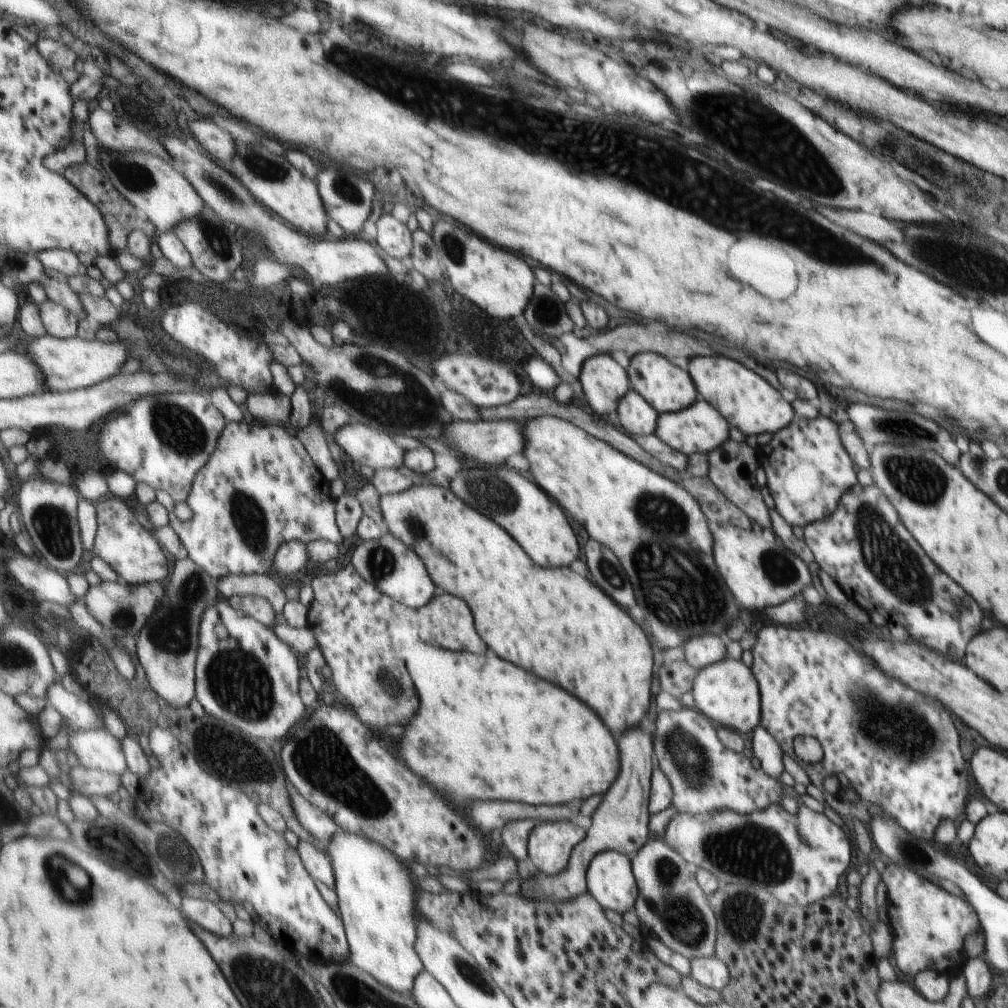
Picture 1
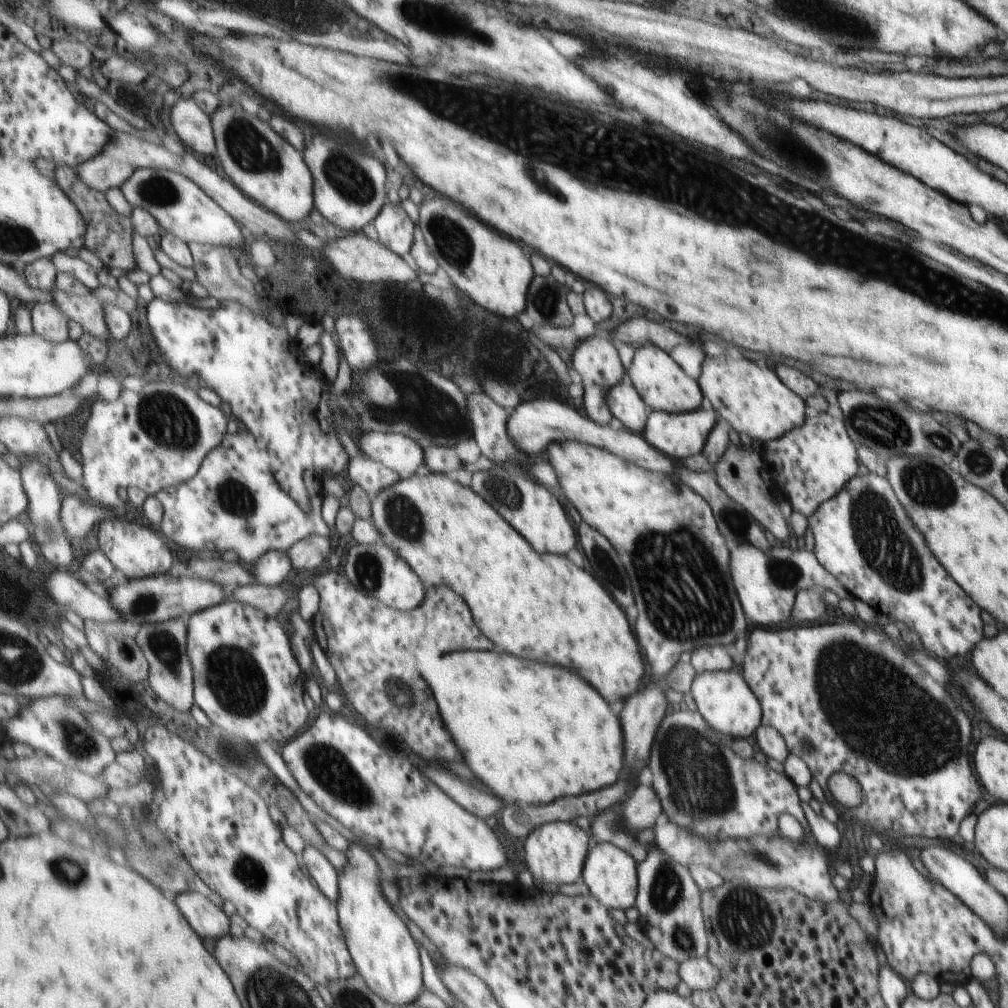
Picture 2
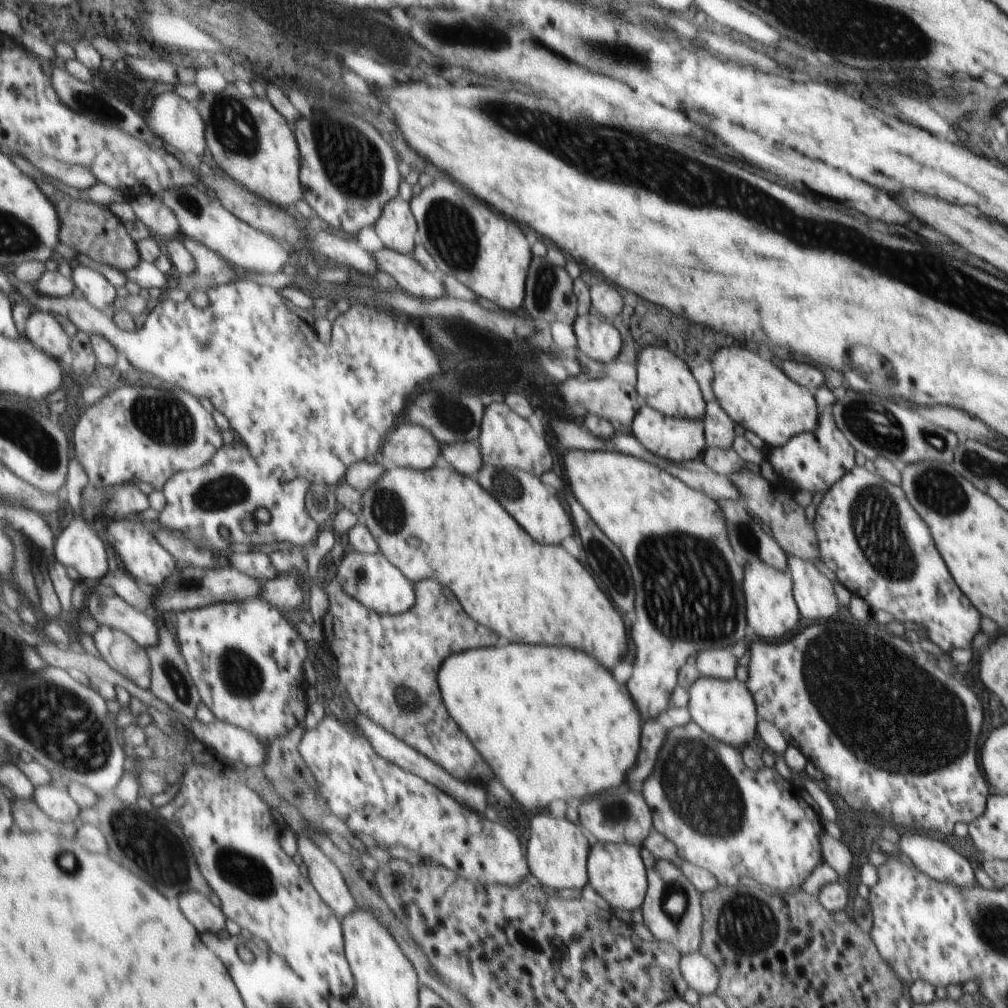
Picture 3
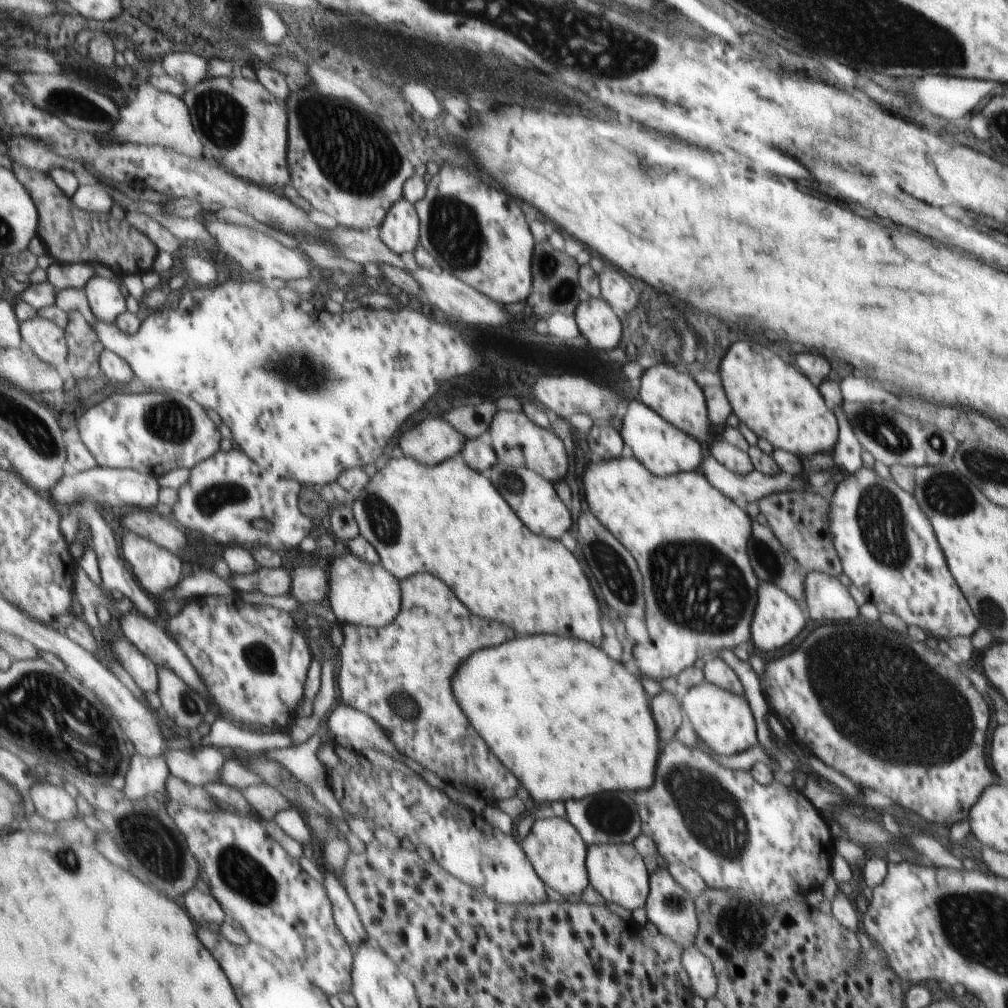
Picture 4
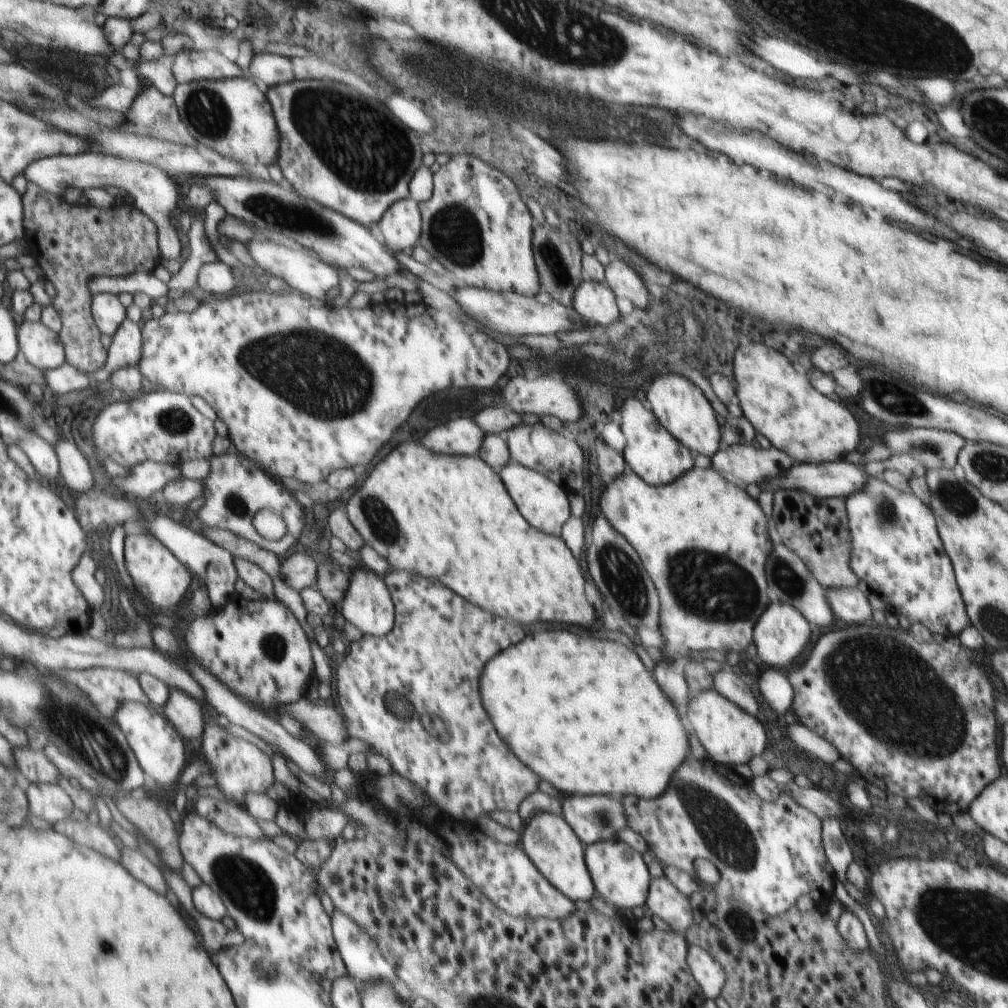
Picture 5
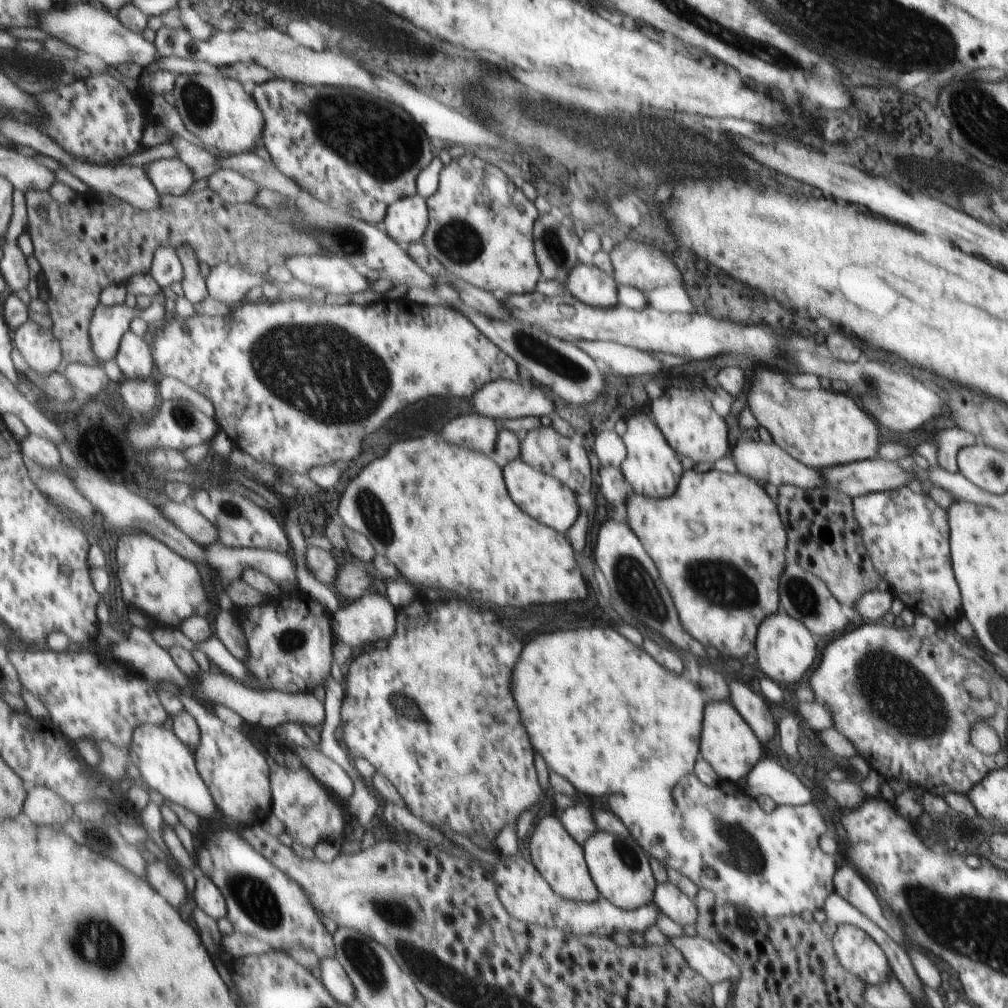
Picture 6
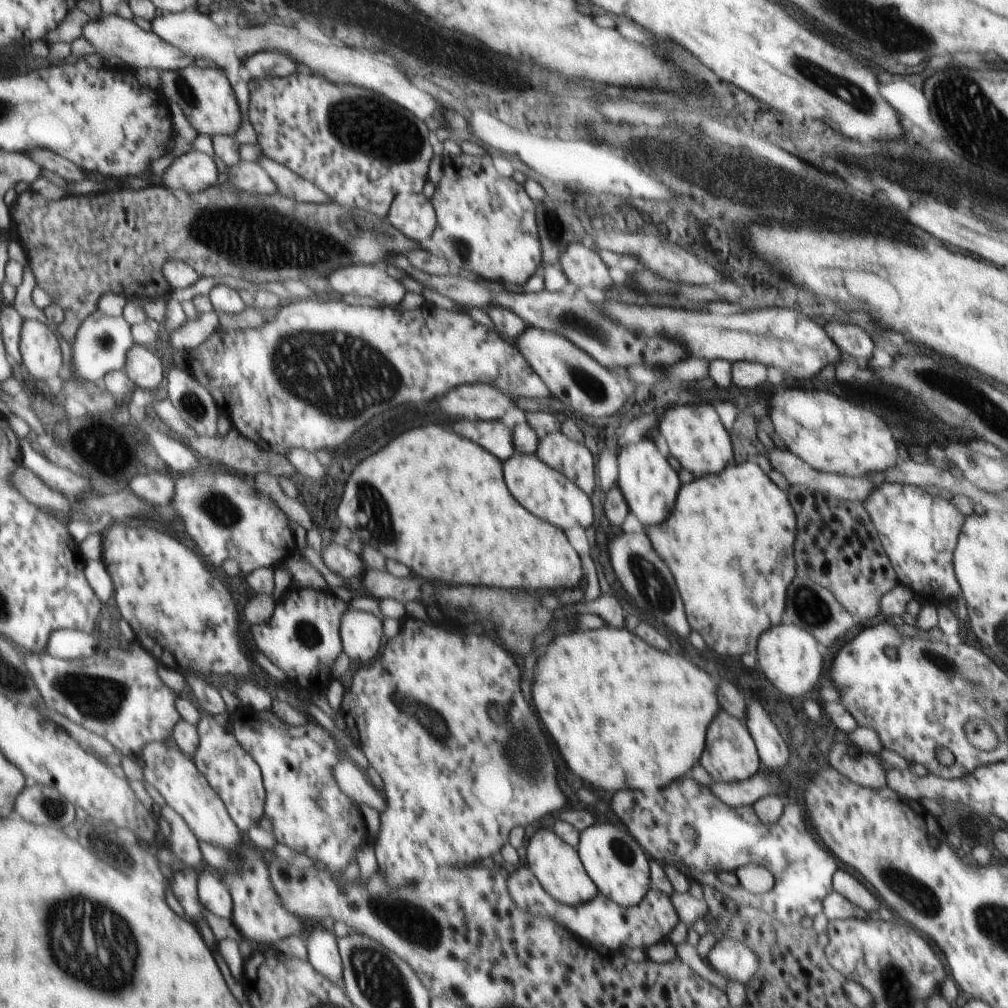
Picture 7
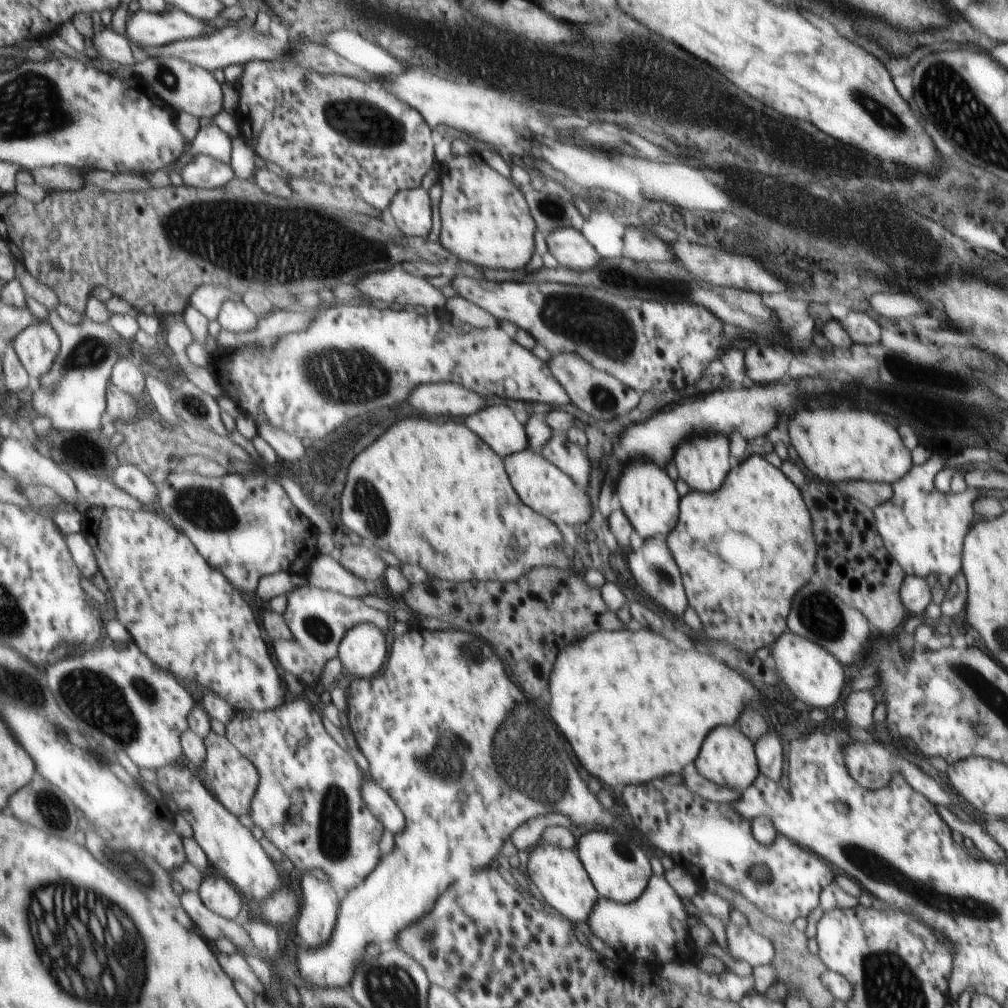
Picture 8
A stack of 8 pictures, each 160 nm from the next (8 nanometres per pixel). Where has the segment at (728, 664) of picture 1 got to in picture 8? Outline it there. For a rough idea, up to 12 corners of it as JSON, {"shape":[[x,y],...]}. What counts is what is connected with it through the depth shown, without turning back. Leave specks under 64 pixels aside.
{"shape":[[736,725],[711,730],[695,770],[745,790],[755,782],[753,744]]}

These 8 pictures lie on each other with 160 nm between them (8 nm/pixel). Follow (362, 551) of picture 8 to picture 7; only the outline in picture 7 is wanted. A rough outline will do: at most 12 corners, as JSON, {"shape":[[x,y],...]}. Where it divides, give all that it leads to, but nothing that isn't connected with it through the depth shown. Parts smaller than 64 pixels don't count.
{"shape":[[336,538],[320,555],[343,579],[363,576],[361,555],[353,554]]}

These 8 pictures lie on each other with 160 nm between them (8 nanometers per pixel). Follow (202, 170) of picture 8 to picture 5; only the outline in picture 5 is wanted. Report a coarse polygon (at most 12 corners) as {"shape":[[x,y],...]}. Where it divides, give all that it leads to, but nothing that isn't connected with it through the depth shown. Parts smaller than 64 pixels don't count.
{"shape":[[53,156],[27,168],[59,196],[121,188],[157,224],[162,262],[183,252],[177,184],[121,156]]}

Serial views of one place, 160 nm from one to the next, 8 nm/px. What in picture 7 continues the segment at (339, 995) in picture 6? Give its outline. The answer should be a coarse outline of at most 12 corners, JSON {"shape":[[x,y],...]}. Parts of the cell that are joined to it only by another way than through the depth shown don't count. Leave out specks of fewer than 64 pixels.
{"shape":[[323,926],[307,938],[310,963],[344,986],[338,938]]}

